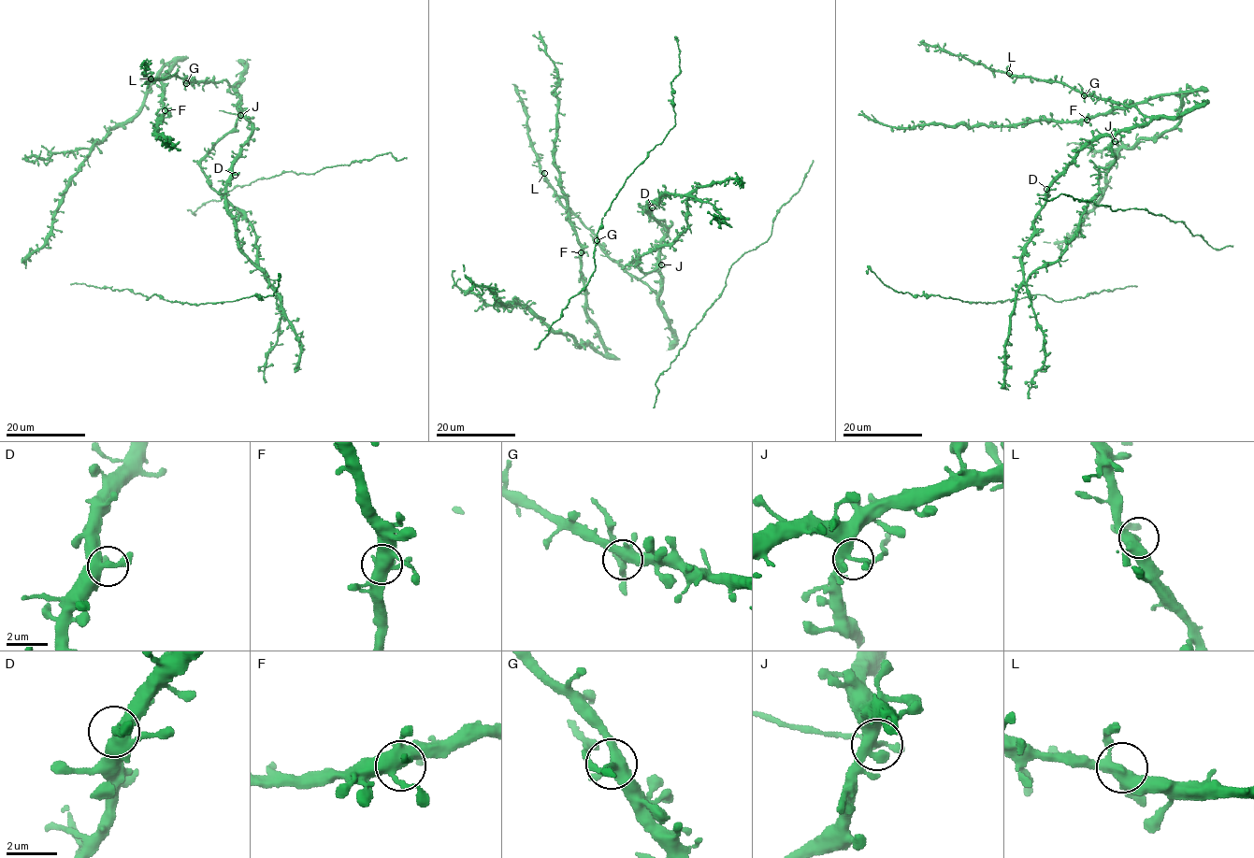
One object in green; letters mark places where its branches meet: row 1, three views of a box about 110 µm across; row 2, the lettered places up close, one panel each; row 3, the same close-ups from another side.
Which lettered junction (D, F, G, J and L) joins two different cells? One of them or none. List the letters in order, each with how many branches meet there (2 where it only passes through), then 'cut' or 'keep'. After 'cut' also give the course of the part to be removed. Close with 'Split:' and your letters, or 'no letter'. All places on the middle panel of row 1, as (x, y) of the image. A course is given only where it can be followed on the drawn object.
D: 4 branches meet; keep
F: 5 branches meet; keep
G: 5 branches meet; keep
J: 5 branches meet; cut; foreign part runs (661, 264), (658, 270), (641, 277)
L: 4 branches meet; keep
Split: J

